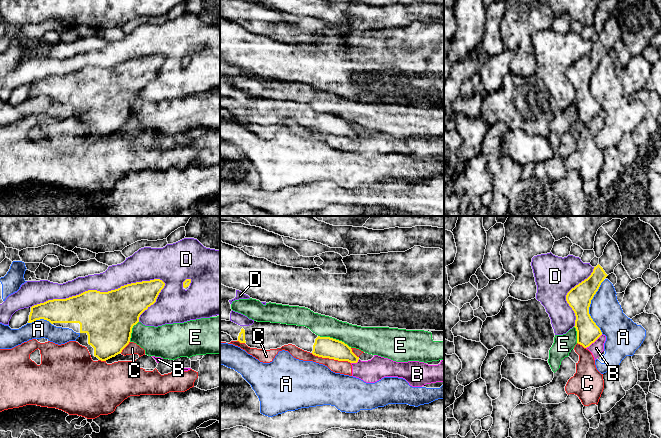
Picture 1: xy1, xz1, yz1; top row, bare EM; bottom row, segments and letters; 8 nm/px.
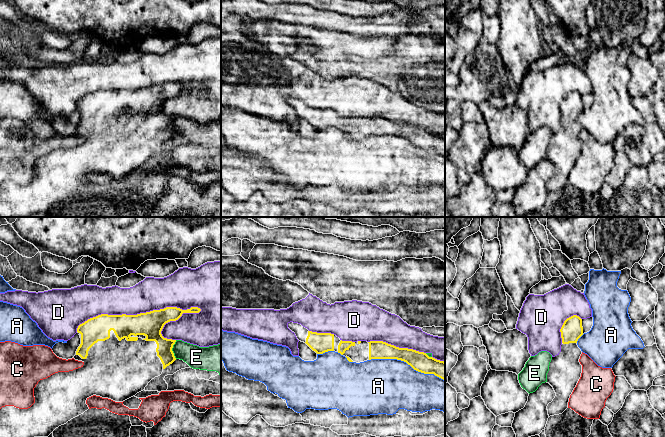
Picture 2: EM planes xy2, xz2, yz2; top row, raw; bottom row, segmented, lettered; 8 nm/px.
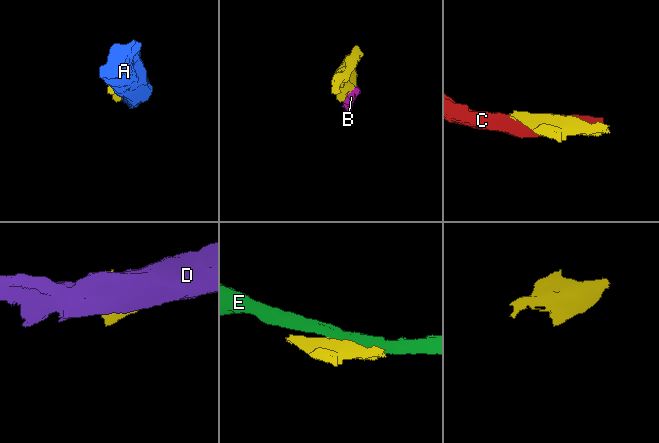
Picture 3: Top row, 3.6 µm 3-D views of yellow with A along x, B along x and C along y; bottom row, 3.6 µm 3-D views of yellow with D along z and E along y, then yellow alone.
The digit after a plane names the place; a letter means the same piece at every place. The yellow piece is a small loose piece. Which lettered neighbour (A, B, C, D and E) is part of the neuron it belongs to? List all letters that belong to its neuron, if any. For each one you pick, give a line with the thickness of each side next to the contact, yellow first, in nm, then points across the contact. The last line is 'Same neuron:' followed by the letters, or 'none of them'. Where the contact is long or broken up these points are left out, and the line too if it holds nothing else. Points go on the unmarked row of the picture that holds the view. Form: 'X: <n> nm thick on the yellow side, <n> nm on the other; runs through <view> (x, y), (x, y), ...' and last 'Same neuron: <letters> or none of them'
Same neuron: none of them

